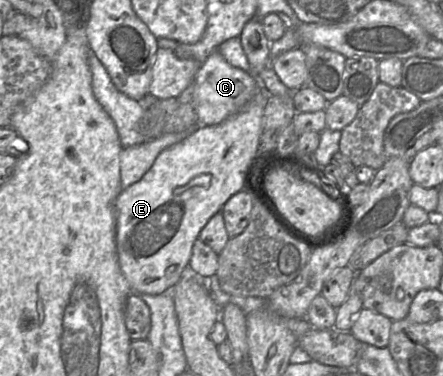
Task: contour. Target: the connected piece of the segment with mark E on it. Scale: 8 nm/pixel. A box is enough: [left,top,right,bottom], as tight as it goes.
[116,87,269,295]

